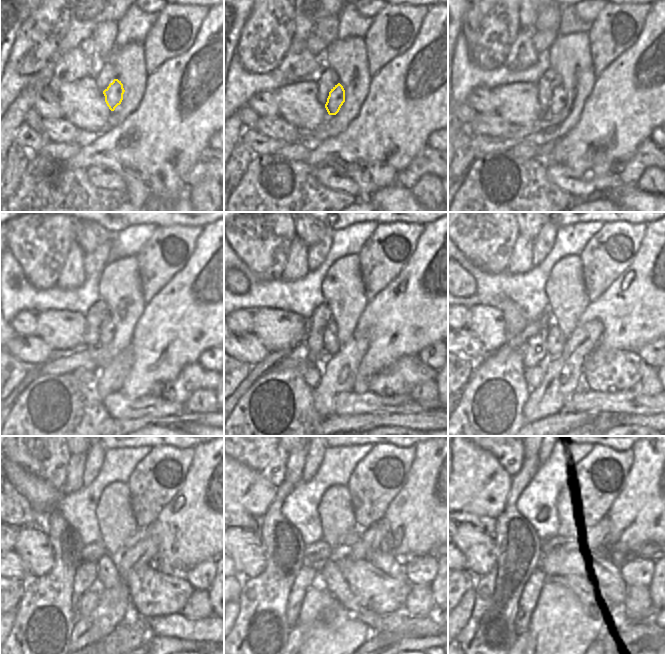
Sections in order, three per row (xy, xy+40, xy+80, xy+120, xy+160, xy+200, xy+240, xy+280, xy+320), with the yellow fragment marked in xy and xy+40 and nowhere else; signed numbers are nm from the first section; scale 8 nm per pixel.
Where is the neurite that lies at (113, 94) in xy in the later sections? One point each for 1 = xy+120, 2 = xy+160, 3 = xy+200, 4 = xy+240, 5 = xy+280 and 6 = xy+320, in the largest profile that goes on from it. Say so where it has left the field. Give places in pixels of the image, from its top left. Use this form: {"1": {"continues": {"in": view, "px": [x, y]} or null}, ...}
{"1": {"continues": {"in": "xy+120", "px": [108, 327]}}, "2": {"continues": {"in": "xy+160", "px": [331, 344]}}, "3": {"continues": {"in": "xy+200", "px": [555, 340]}}, "4": {"continues": {"in": "xy+240", "px": [107, 574]}}, "5": {"continues": {"in": "xy+280", "px": [332, 578]}}, "6": {"continues": {"in": "xy+320", "px": [582, 589]}}}

